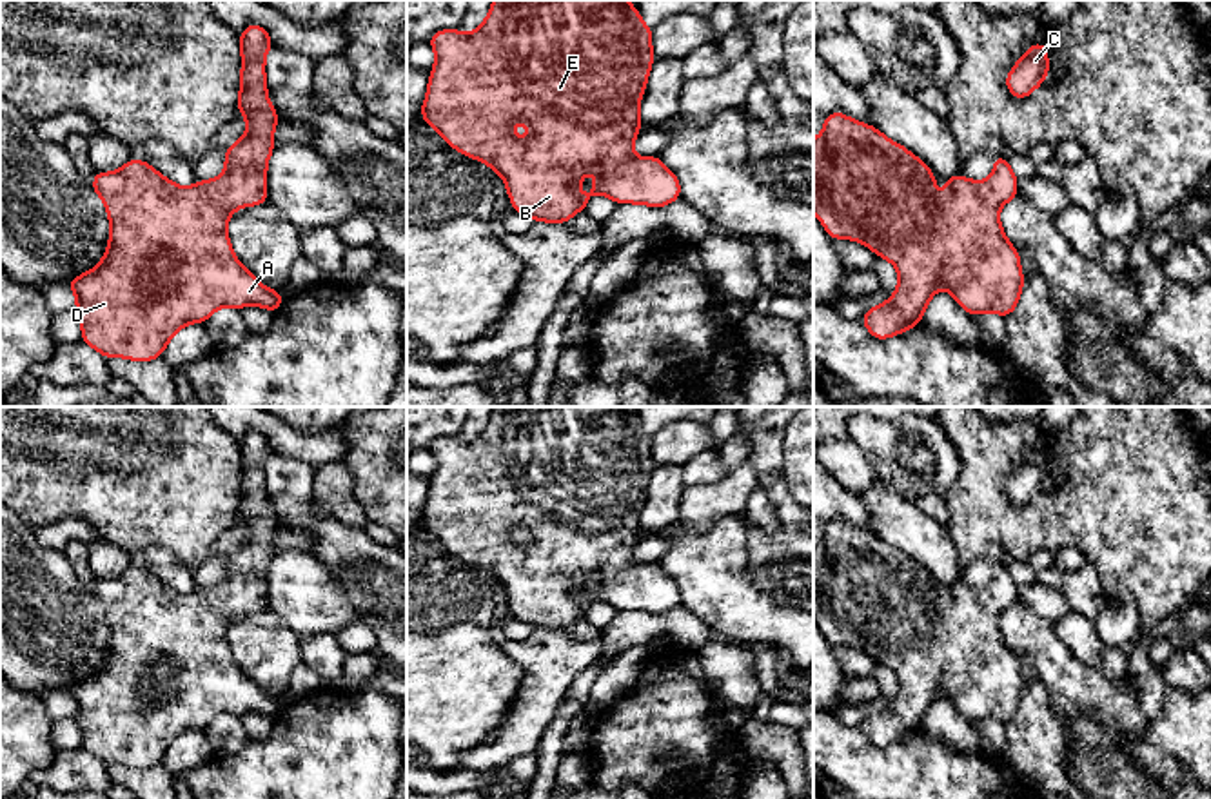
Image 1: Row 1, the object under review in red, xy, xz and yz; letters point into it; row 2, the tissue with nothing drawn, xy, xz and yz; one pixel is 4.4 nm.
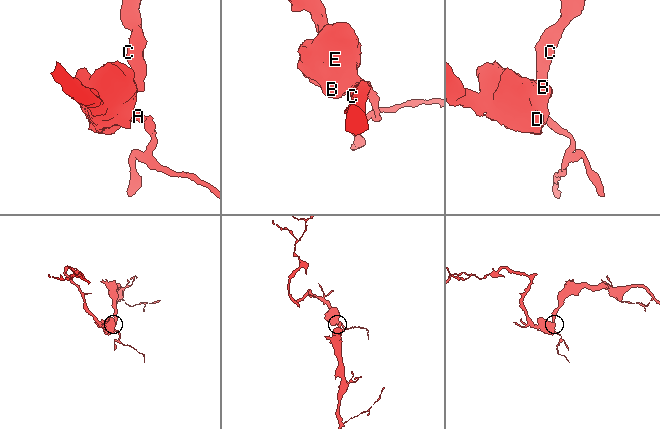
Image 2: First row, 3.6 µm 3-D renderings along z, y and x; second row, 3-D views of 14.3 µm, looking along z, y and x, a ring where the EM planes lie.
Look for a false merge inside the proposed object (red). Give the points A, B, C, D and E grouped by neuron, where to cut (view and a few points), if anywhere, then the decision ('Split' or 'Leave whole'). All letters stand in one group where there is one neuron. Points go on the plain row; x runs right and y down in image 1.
Groups: A B C D E. No split. Leave whole

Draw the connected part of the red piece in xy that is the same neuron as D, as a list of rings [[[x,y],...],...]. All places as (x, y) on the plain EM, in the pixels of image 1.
[[[251,430],[240,441],[241,483],[238,519],[247,527],[241,547],[225,556],[225,577],[207,588],[180,594],[143,567],[131,565],[114,579],[94,579],[93,596],[103,607],[111,643],[100,670],[74,686],[82,746],[109,764],[151,768],[162,764],[172,743],[189,730],[205,730],[220,714],[247,712],[278,719],[280,697],[263,694],[236,665],[227,628],[240,614],[267,608],[267,568],[272,561],[278,519],[267,503],[265,463],[272,454],[267,436]]]

